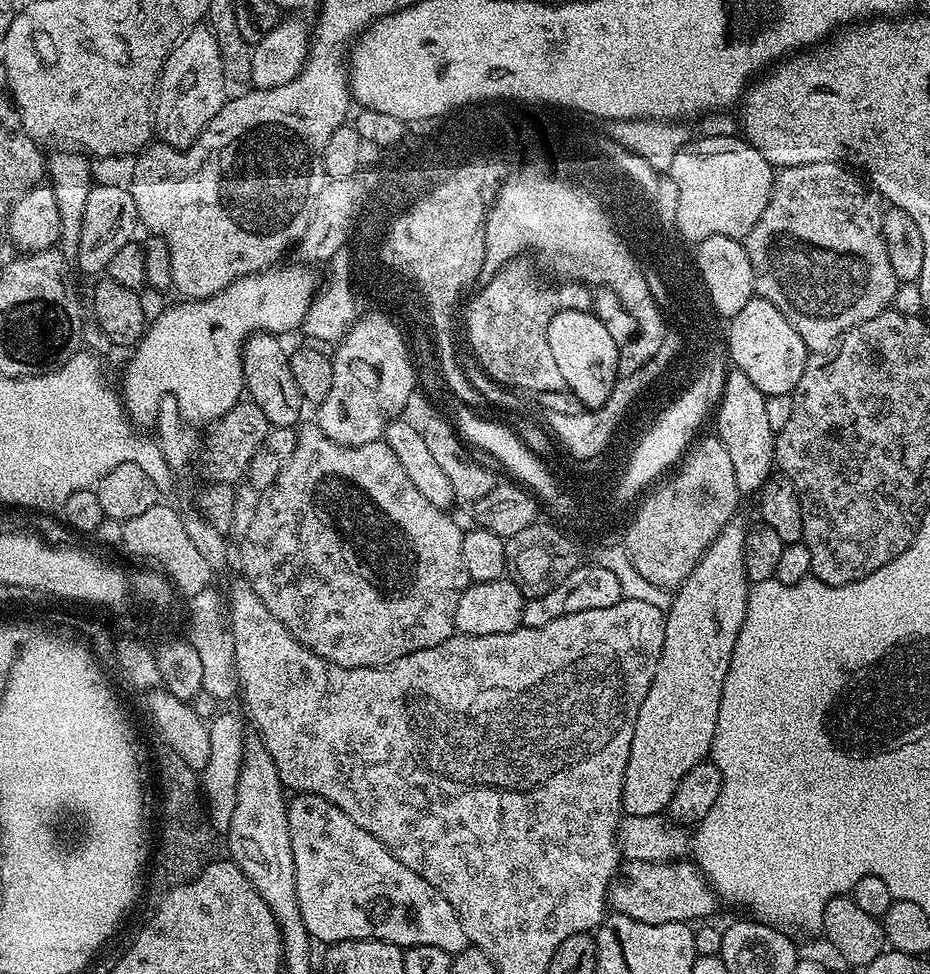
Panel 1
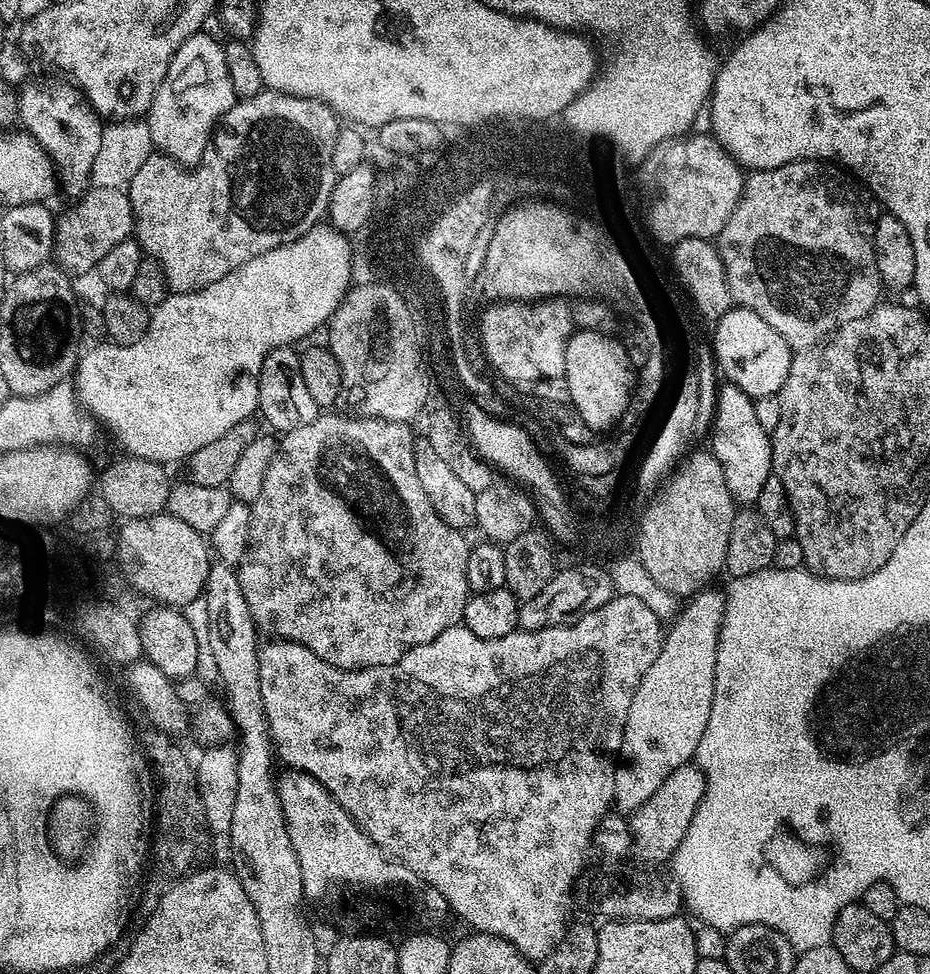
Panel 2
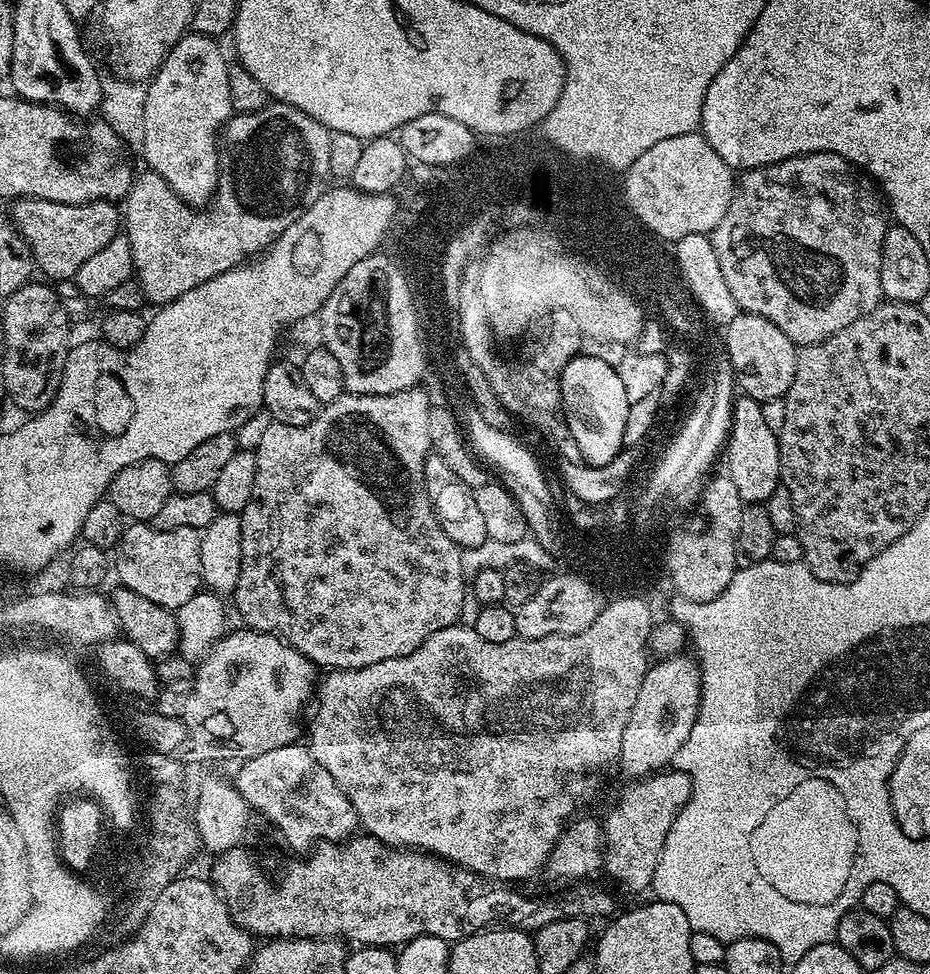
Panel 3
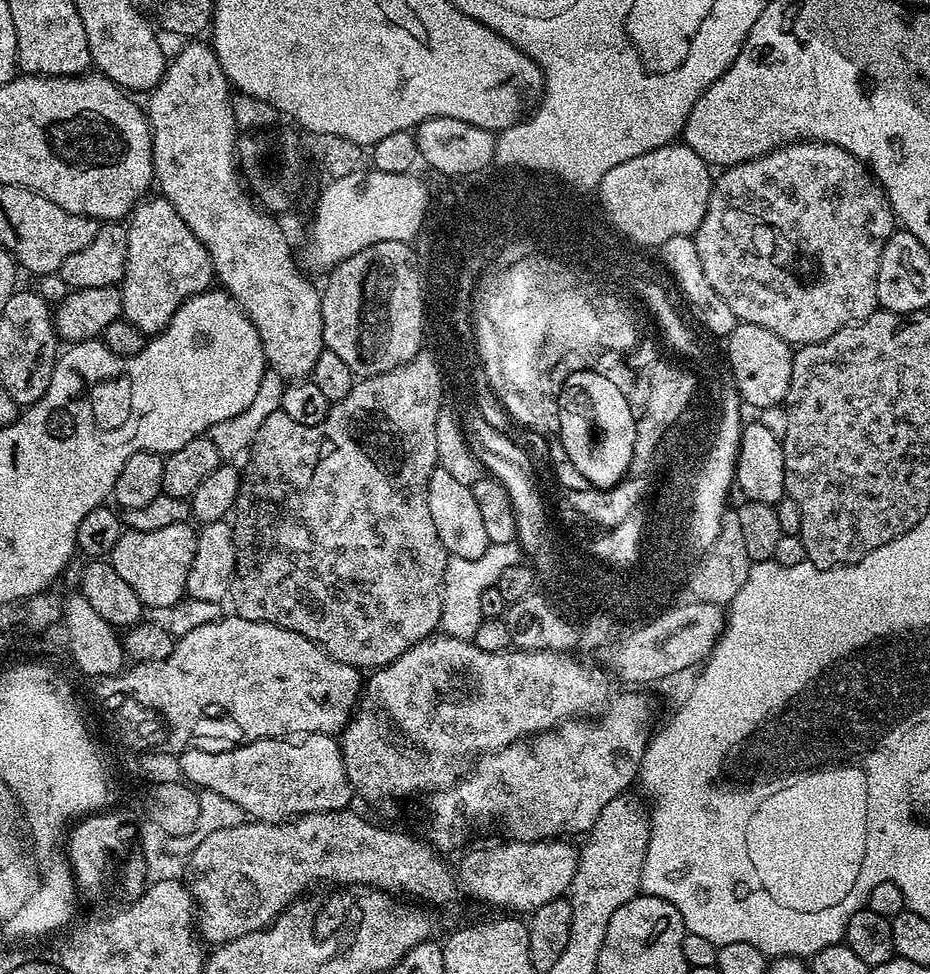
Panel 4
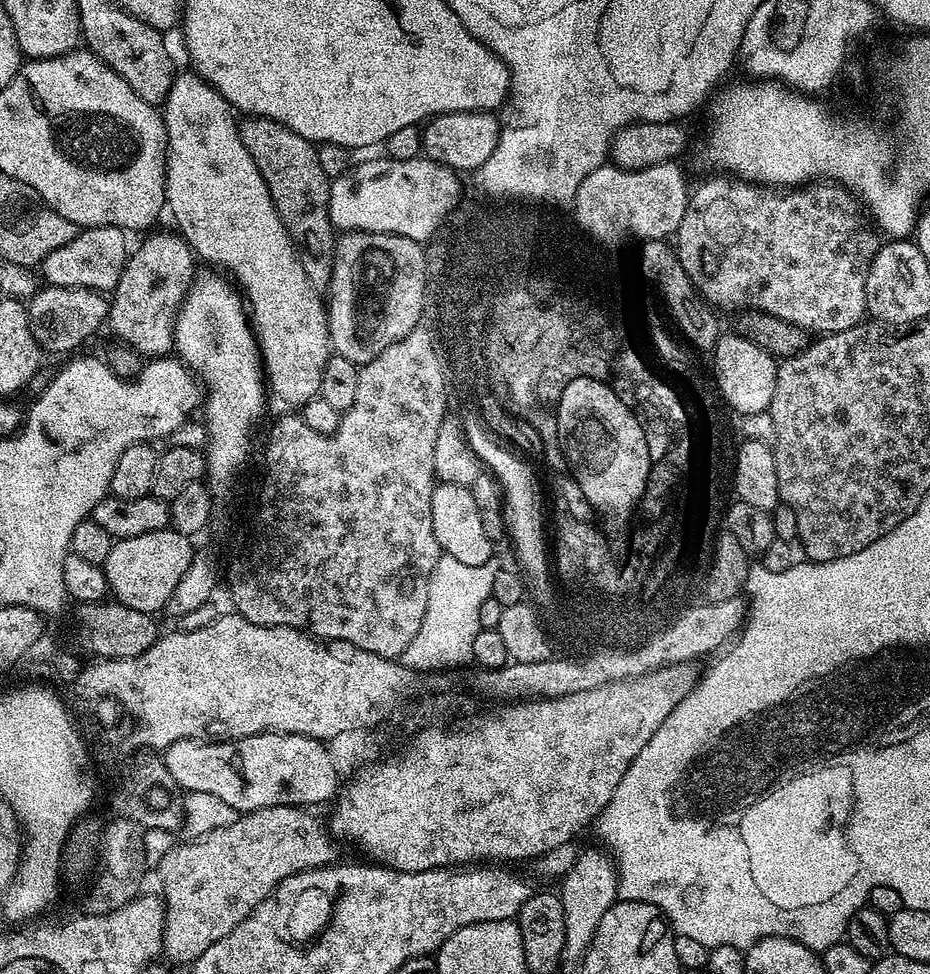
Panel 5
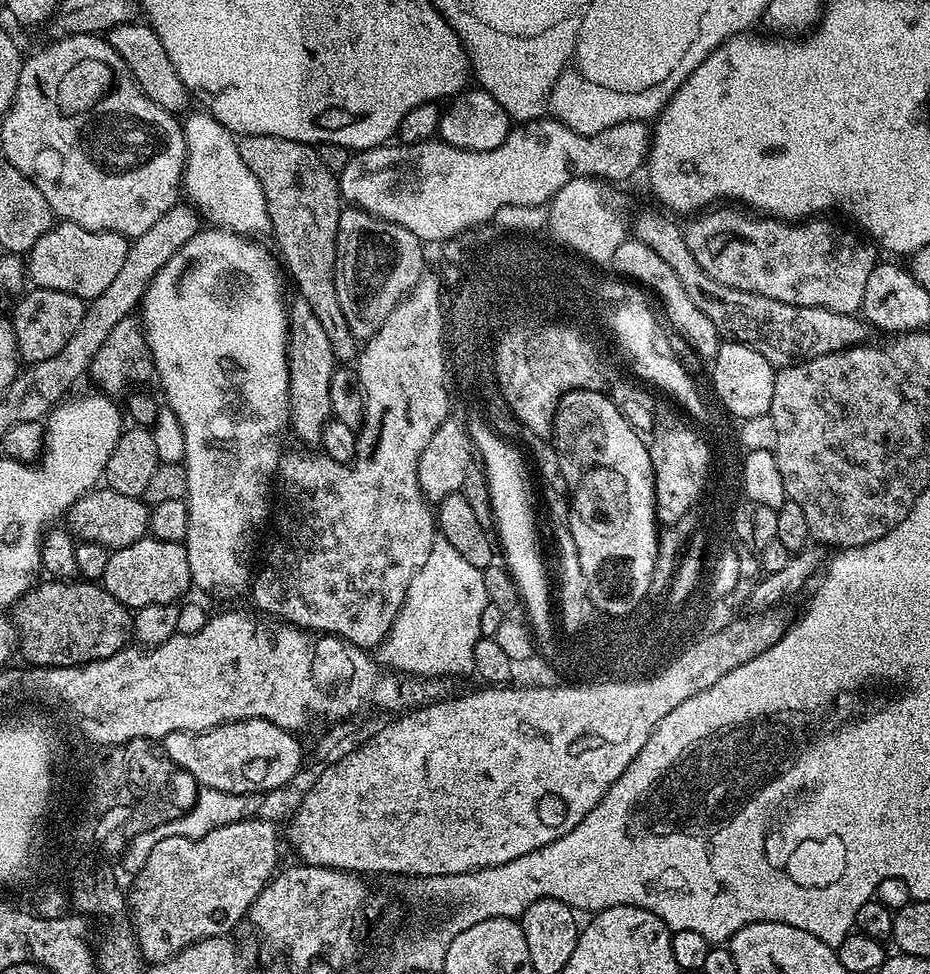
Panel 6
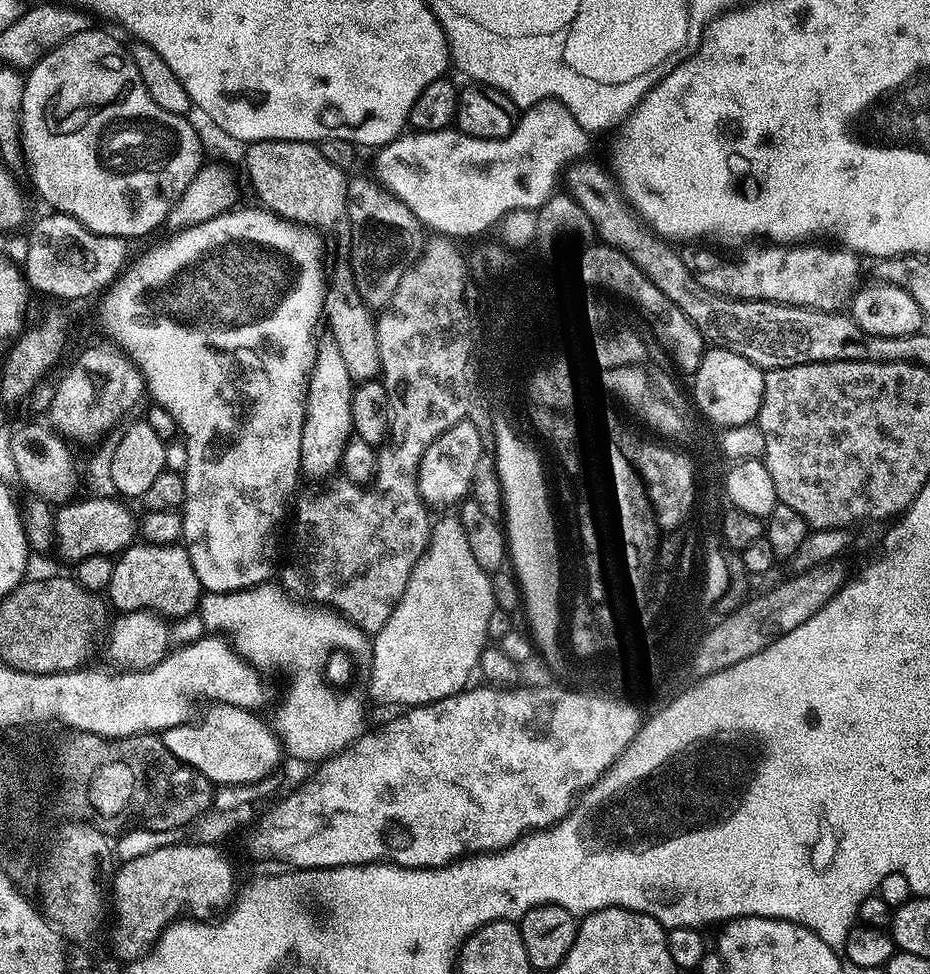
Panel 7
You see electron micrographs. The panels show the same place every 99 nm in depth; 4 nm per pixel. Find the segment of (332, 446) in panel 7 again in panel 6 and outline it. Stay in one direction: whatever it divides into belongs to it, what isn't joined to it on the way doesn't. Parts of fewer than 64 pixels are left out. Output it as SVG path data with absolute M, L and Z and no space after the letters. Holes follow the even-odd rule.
M296 298L290 304L290 327L288 330L288 402L290 405L290 428L300 440L314 446L321 443L323 428L333 415L330 400L331 376L338 361L330 346L322 322L314 314L311 304Z

